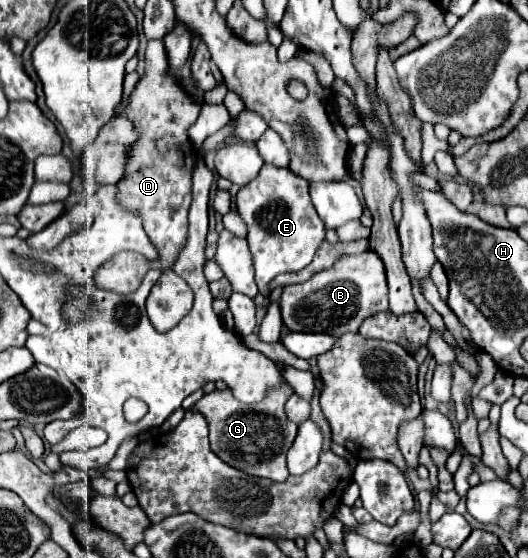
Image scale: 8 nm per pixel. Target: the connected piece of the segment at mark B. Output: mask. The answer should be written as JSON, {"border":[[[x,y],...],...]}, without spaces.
{"border":[[[376,251],[340,255],[330,269],[312,275],[306,283],[284,287],[278,305],[282,321],[290,331],[330,333],[338,337],[348,331],[354,333],[368,315],[388,309],[384,263]]]}

